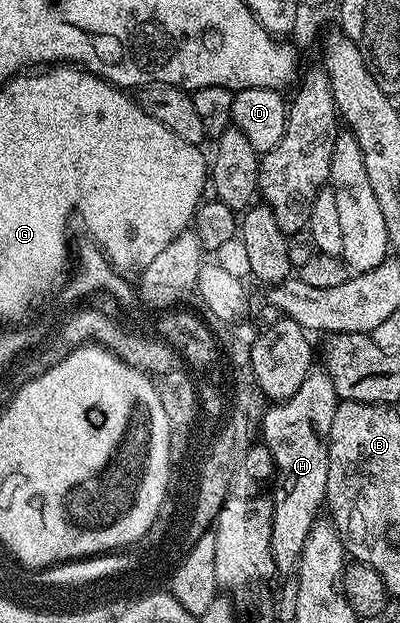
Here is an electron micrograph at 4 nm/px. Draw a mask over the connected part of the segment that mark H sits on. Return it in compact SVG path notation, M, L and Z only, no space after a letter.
M315 369L305 377L301 389L297 389L293 397L272 402L263 412L261 443L267 447L274 463L271 552L275 558L275 570L280 576L290 576L294 572L311 527L320 518L319 510L322 512L327 502L327 434L333 425L333 413L337 413L340 402L327 372Z

